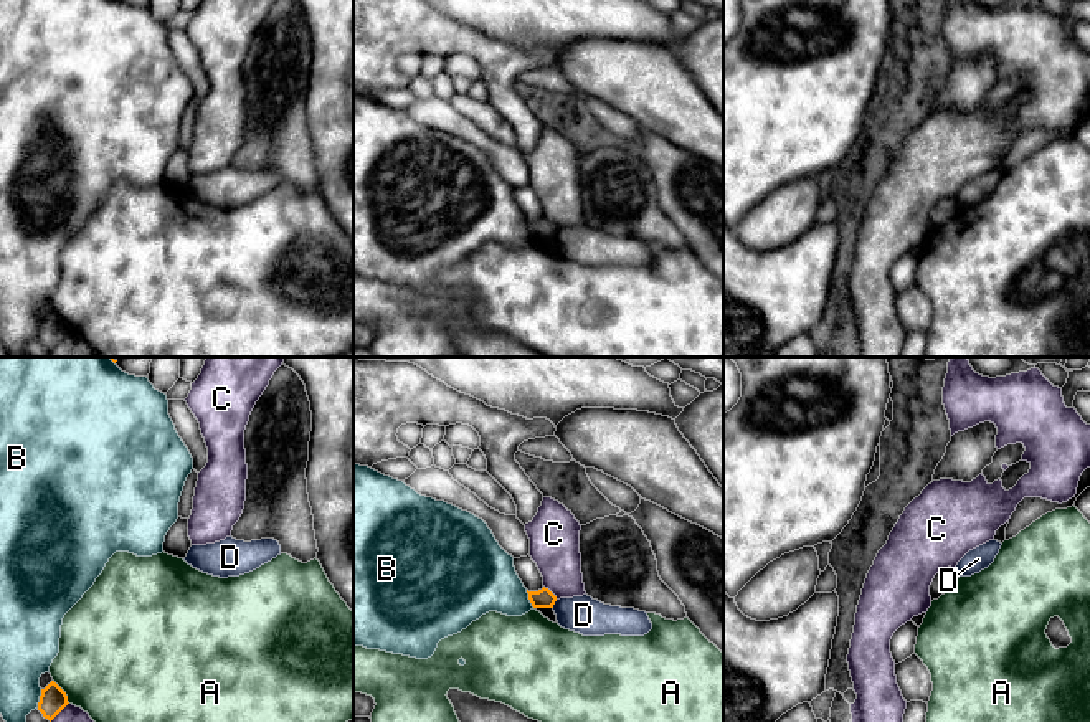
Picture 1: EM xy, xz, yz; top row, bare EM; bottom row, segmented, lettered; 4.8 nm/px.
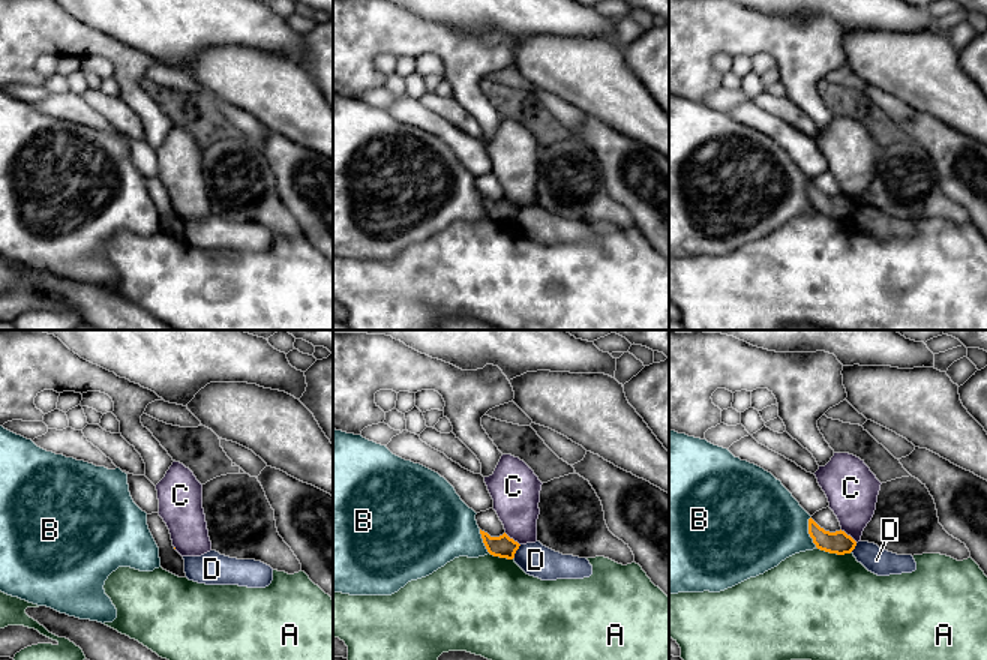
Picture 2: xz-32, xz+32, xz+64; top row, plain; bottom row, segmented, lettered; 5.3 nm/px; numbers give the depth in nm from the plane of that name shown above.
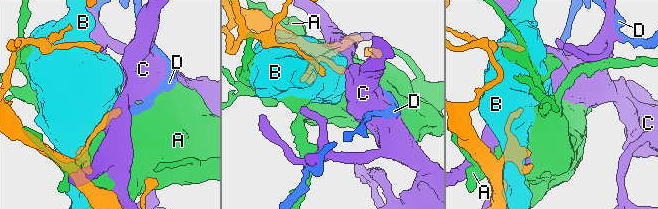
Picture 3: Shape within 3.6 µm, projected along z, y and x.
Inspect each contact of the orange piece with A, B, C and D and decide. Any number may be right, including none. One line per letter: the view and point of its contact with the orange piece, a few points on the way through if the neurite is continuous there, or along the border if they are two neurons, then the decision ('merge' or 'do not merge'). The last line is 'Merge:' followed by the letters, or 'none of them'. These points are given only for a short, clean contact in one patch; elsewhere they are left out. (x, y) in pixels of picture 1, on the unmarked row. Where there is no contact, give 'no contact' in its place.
A: meets orange in xy at (63, 321); do not merge
B: meets orange in xy at (40, 329); do not merge
C: meets orange in xz at (550, 222); do not merge
D: meets orange in xz at (554, 233); border along xz (557, 230), (552, 237); do not merge
Merge: none of them

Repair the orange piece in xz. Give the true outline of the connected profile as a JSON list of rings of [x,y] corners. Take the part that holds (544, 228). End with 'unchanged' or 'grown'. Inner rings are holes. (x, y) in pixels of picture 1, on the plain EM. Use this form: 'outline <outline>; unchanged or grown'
outline [[[545,216],[538,221],[527,220],[527,223],[533,238],[553,238],[557,231],[557,226]]]; unchanged

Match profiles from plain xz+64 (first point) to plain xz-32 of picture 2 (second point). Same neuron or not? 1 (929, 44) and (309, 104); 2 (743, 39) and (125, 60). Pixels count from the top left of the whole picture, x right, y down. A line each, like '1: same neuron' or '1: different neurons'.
1: same neuron
2: same neuron

